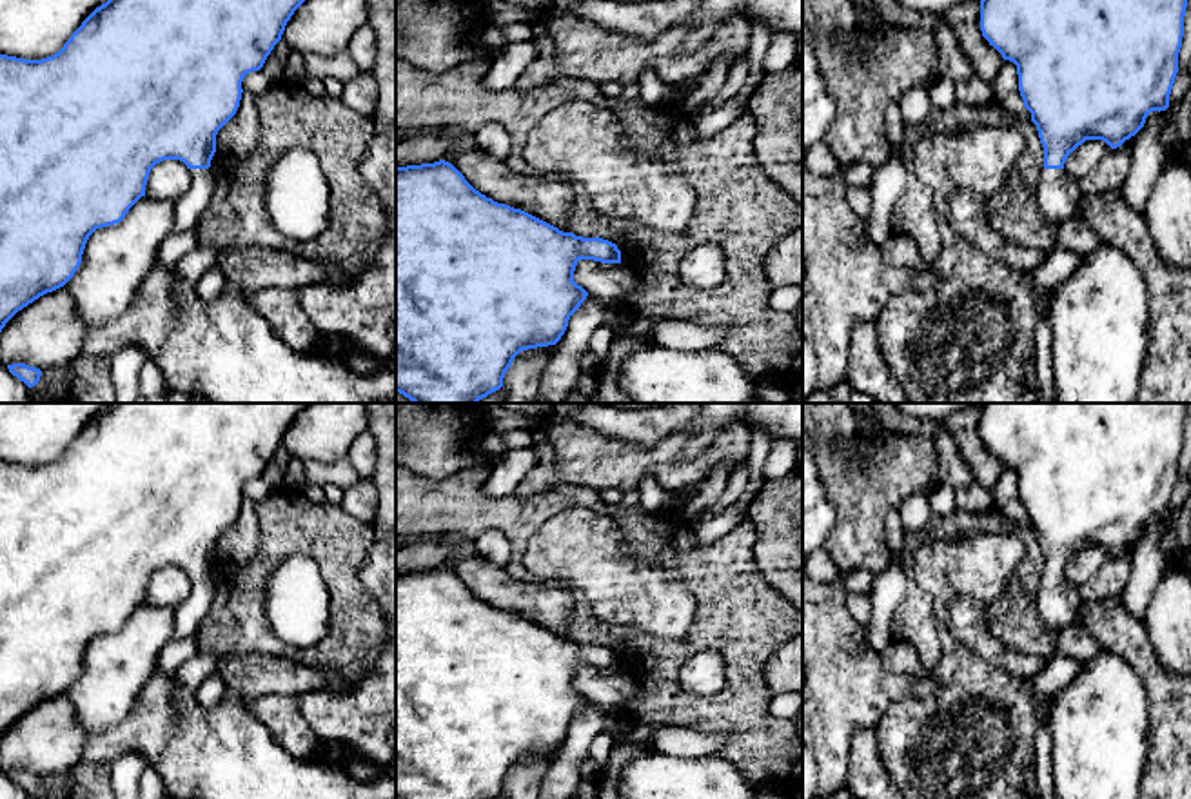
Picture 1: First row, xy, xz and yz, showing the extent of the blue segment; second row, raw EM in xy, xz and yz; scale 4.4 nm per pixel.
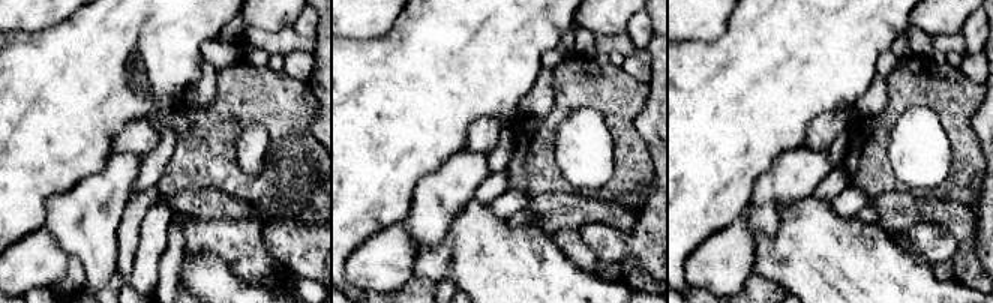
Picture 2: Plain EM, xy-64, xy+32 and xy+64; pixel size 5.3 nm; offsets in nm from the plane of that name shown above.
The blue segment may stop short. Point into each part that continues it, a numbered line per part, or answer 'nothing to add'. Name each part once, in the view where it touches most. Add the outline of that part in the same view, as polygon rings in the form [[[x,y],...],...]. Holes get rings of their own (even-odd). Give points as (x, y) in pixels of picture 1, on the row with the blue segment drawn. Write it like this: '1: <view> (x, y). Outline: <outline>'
1: xy (187, 209). Outline: [[[211,167],[189,169],[189,173],[191,173],[191,187],[180,200],[174,202],[172,232],[194,229],[212,196],[214,189],[212,169]]]

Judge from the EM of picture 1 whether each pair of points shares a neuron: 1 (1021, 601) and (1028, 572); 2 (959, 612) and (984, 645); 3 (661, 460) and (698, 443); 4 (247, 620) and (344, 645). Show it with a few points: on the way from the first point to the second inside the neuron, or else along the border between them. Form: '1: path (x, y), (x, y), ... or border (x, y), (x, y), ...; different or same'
1: path (1021, 594), (1021, 580); same
2: path (966, 620), (977, 638); same
3: border (719, 429), (708, 447), (689, 458), (681, 456); different
4: path (271, 643), (295, 654), (320, 654); same

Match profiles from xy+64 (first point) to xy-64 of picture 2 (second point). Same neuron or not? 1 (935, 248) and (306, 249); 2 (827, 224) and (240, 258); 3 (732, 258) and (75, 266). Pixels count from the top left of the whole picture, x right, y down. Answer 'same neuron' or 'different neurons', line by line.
1: same neuron
2: different neurons
3: different neurons

